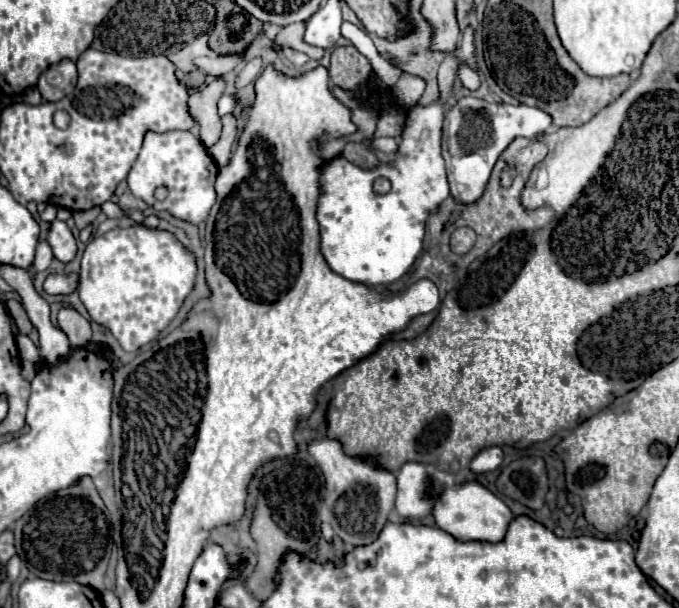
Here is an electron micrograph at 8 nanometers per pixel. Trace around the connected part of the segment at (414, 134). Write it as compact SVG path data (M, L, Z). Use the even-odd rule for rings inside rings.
M472 27L462 31L458 47L450 51L440 65L440 99L430 107L416 105L414 113L406 117L402 143L392 165L382 163L374 171L364 171L344 157L336 157L324 167L320 181L322 197L318 199L322 255L326 257L330 269L338 275L356 283L386 287L398 281L422 251L426 219L430 211L436 211L442 199L446 199L450 193L442 159L442 123L446 115L444 103L454 91L460 65L468 65L470 69L478 71ZM376 177L390 177L392 189L396 191L386 193L386 197L374 193L372 183Z

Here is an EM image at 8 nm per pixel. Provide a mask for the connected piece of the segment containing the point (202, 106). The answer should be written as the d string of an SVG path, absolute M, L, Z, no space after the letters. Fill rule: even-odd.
M214 79L212 83L200 89L192 89L186 101L188 113L200 125L200 141L206 147L214 145L220 137L220 115L216 111L216 105L218 99L222 97L222 91L224 91L224 83L220 79Z

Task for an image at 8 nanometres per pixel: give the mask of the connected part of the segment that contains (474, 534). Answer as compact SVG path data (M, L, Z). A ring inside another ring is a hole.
M474 481L464 483L464 485L446 487L442 497L436 501L436 507L432 513L434 513L436 525L460 541L498 543L504 539L508 525L514 519L512 511L508 509L508 505L504 501L500 501L494 493L490 493L488 489L484 489L482 485L478 485Z

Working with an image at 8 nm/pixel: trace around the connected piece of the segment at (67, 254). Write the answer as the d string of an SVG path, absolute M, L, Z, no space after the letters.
M54 219L48 229L48 243L54 251L54 257L62 263L68 263L76 255L76 239L64 221Z

